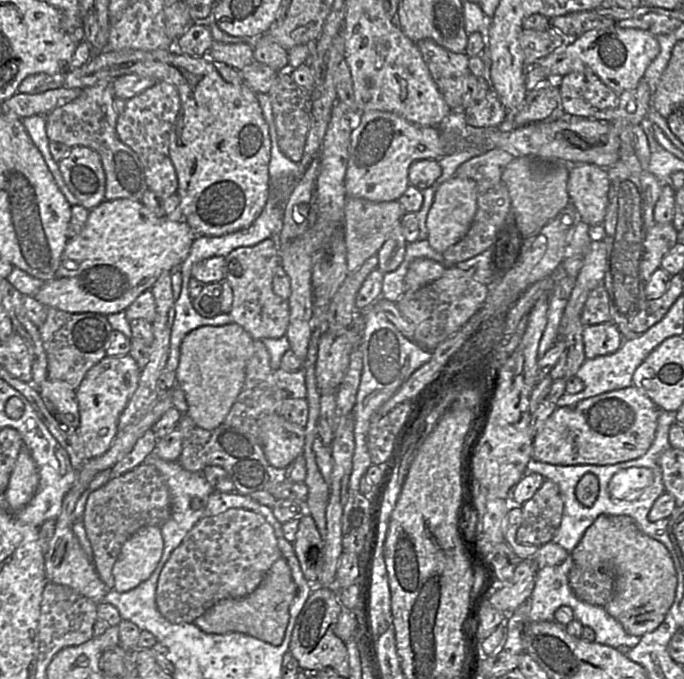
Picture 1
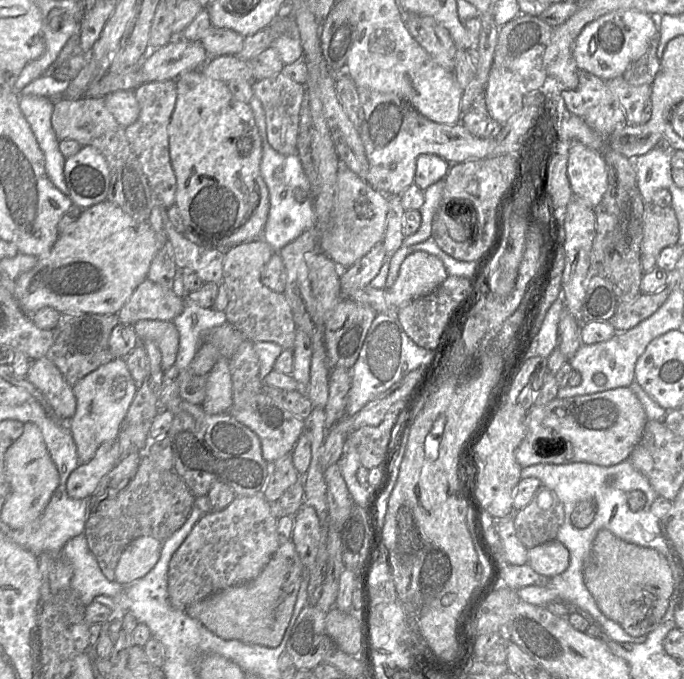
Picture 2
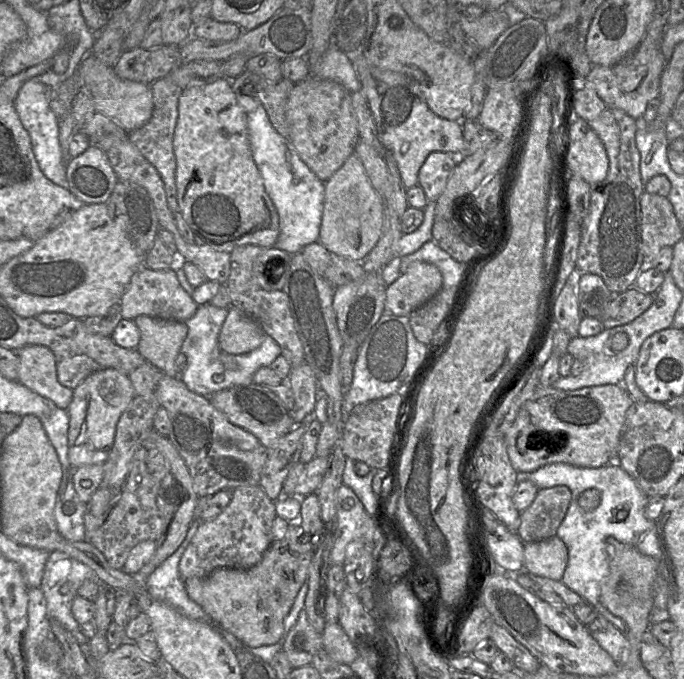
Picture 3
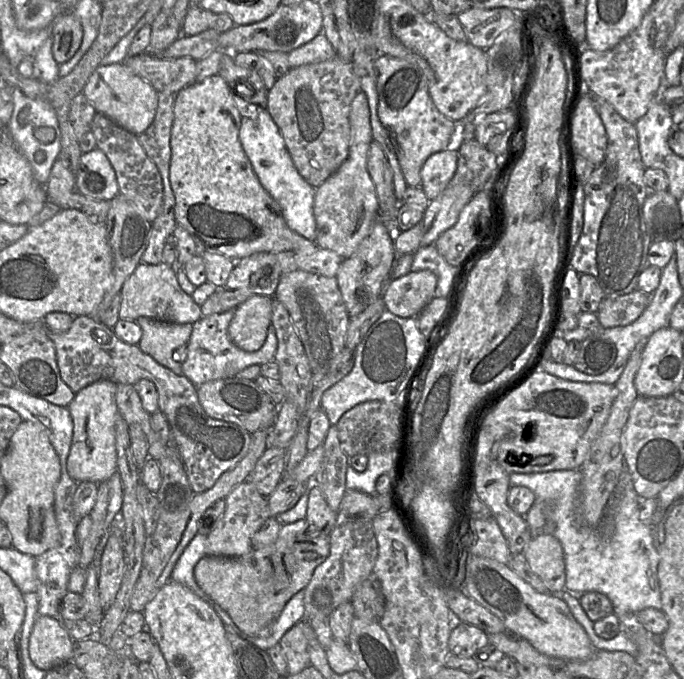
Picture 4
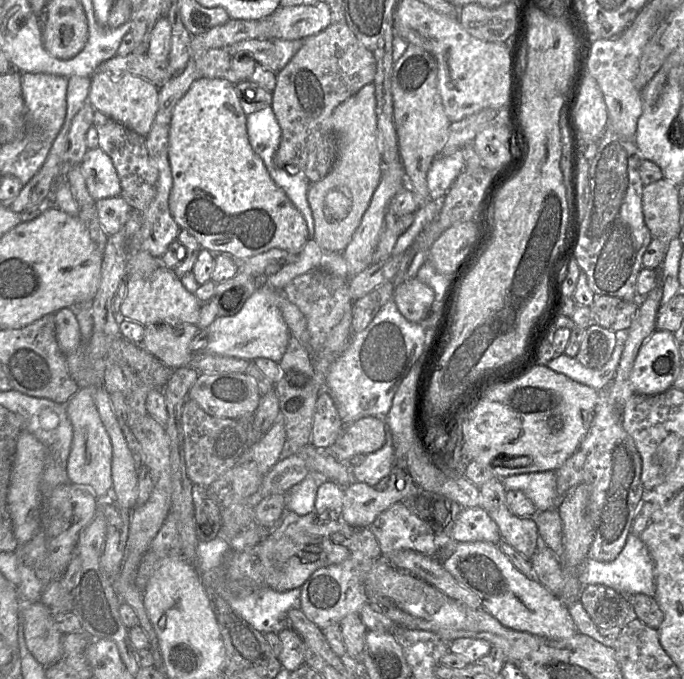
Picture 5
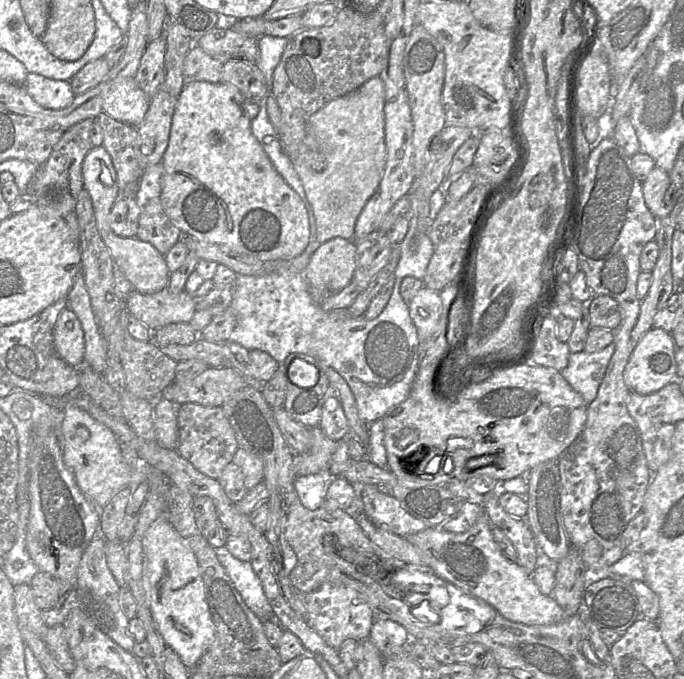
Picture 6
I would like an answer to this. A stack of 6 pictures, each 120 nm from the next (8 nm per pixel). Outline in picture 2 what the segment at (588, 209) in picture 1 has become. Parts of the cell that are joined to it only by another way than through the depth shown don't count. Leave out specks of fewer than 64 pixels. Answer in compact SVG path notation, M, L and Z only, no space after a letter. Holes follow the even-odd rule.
M569 142L567 176L575 196L595 208L608 187L608 168L601 151Z

